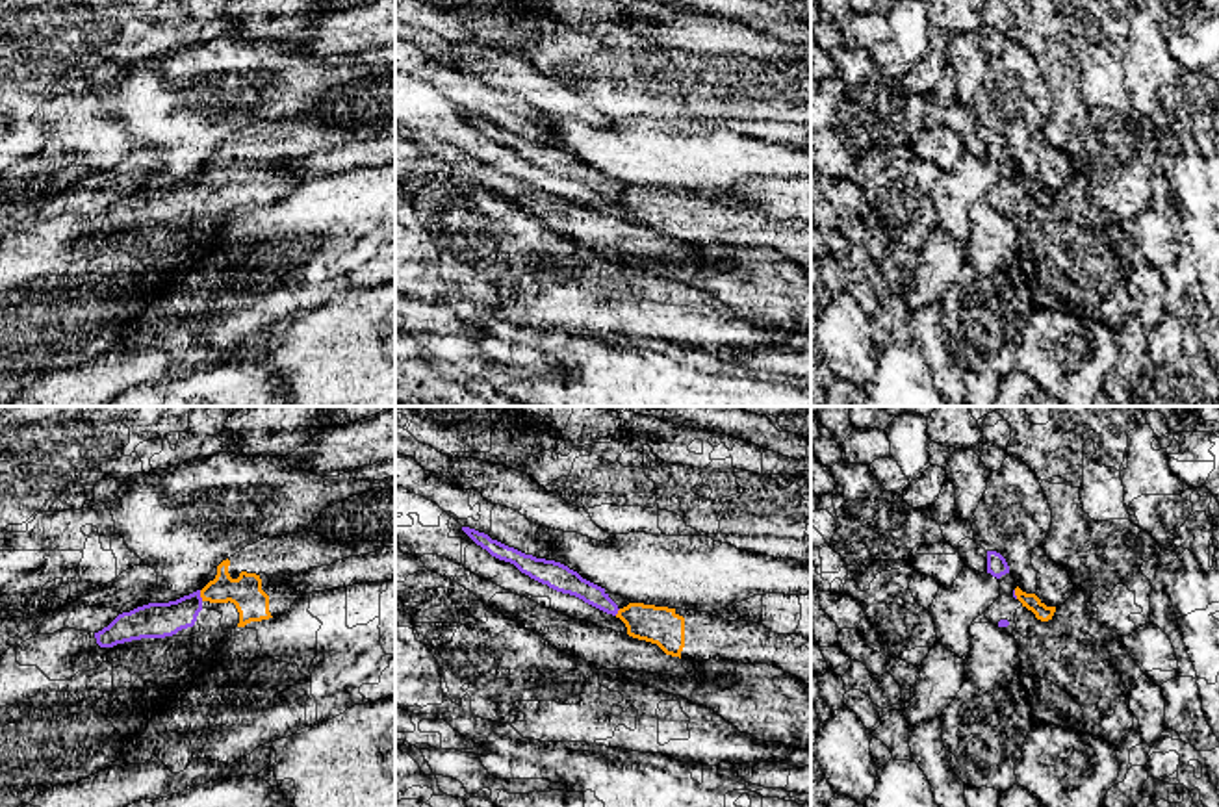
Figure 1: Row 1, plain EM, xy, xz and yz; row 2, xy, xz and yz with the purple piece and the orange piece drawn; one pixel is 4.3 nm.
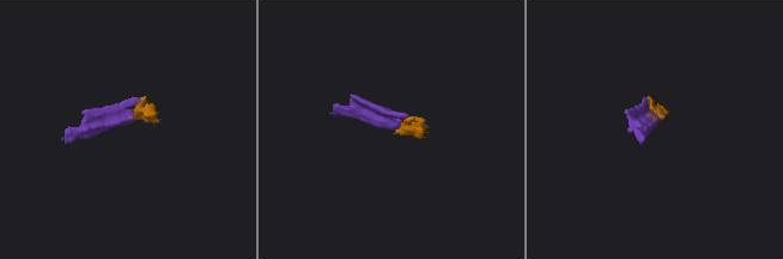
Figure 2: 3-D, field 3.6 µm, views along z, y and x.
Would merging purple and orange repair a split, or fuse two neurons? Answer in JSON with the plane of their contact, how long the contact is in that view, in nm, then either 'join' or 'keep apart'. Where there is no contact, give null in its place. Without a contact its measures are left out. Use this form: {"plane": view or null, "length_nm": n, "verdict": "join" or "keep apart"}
{"plane": "xy", "length_nm": 50, "verdict": "join"}

